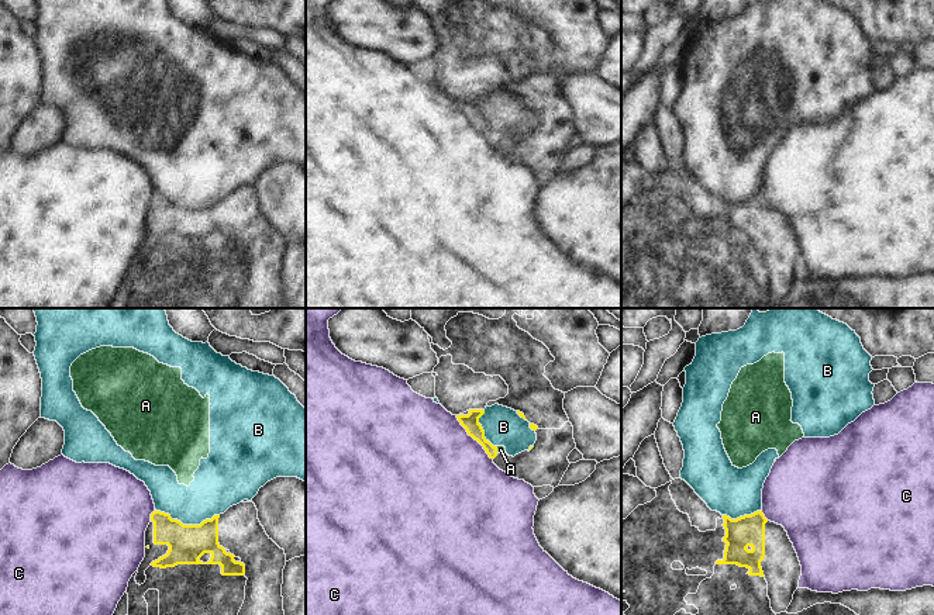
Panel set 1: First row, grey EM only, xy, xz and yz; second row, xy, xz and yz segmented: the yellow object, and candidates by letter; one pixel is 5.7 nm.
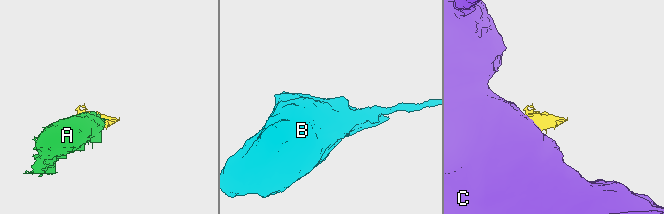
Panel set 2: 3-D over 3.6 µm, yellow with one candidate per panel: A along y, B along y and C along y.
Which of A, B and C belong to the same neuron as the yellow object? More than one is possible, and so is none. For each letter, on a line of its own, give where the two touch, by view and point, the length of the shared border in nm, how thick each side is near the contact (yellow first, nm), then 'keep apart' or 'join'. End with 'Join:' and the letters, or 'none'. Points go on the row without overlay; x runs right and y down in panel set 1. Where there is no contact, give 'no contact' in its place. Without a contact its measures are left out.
A: xz (496, 134) | 40 nm | 100/50 nm | keep apart
B: xy (188, 210) | 360 nm | 220/260 nm | keep apart
C: xz (472, 121) | 340 nm | 100/500 nm | keep apart
Join: none

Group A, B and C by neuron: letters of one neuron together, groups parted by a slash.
A B / C

